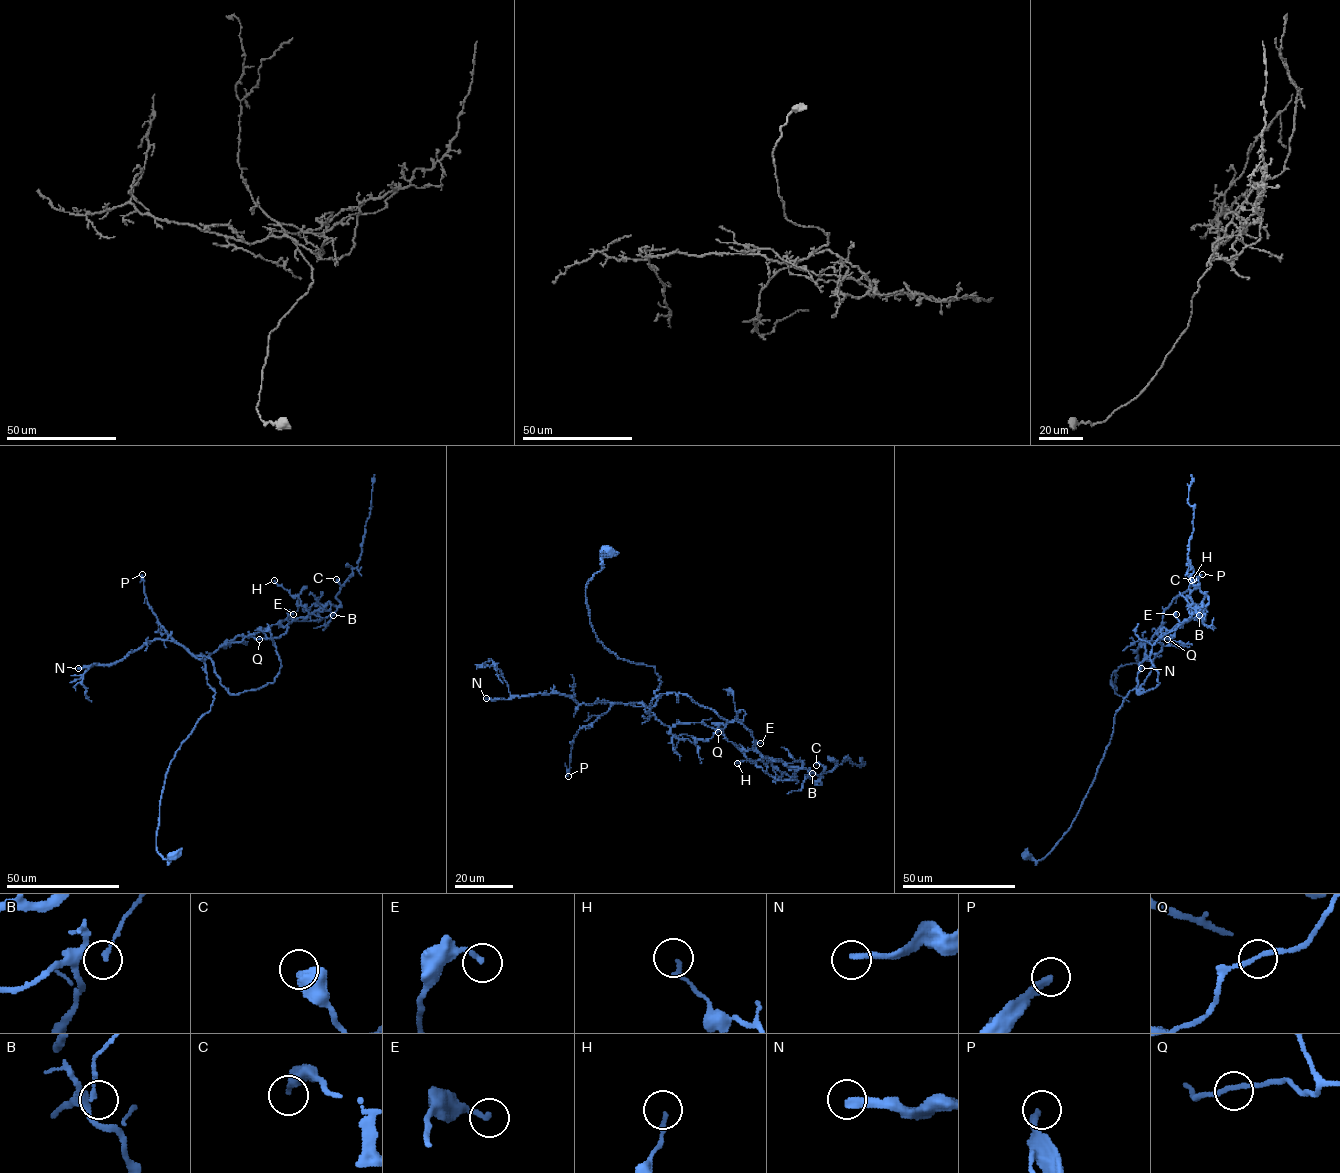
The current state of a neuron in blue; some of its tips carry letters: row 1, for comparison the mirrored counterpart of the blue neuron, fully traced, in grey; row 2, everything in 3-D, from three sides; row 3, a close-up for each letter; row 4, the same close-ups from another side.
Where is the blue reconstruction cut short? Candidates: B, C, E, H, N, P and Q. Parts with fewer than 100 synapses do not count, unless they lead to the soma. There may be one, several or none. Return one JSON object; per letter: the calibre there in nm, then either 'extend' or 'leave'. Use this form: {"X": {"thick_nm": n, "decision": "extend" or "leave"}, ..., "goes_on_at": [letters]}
{"B": {"thick_nm": 90, "decision": "leave"}, "C": {"thick_nm": 440, "decision": "leave"}, "E": {"thick_nm": 200, "decision": "leave"}, "H": {"thick_nm": 170, "decision": "leave"}, "N": {"thick_nm": 280, "decision": "extend"}, "P": {"thick_nm": 240, "decision": "extend"}, "Q": {"thick_nm": 160, "decision": "leave"}, "goes_on_at": ["N", "P"]}

